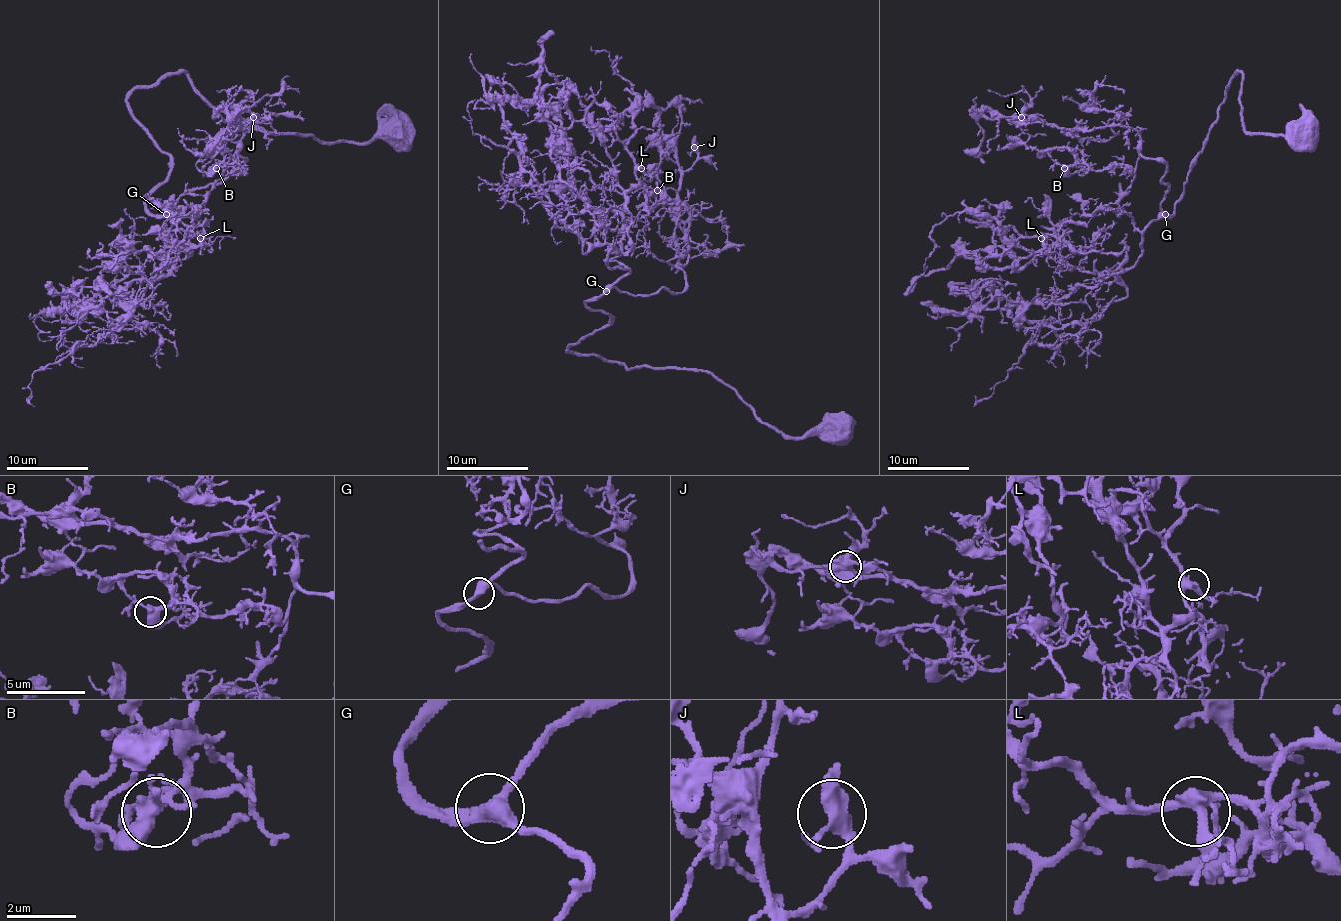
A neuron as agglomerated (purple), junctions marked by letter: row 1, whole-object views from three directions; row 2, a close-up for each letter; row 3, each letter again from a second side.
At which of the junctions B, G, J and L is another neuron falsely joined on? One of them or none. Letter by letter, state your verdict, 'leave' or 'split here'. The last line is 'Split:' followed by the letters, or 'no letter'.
B: leave
G: leave
J: leave
L: leave
Split: no letter

